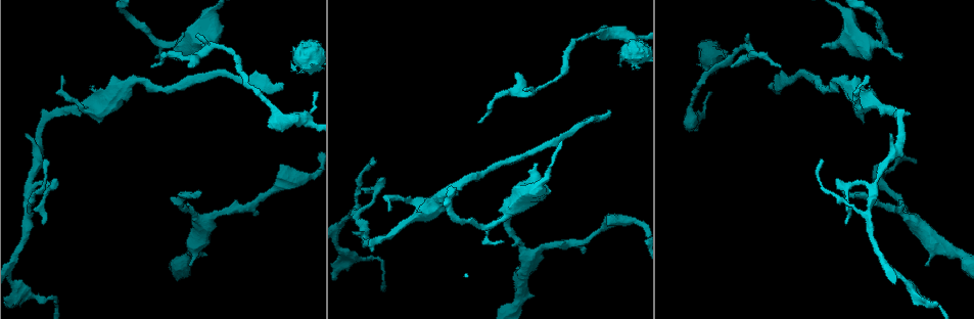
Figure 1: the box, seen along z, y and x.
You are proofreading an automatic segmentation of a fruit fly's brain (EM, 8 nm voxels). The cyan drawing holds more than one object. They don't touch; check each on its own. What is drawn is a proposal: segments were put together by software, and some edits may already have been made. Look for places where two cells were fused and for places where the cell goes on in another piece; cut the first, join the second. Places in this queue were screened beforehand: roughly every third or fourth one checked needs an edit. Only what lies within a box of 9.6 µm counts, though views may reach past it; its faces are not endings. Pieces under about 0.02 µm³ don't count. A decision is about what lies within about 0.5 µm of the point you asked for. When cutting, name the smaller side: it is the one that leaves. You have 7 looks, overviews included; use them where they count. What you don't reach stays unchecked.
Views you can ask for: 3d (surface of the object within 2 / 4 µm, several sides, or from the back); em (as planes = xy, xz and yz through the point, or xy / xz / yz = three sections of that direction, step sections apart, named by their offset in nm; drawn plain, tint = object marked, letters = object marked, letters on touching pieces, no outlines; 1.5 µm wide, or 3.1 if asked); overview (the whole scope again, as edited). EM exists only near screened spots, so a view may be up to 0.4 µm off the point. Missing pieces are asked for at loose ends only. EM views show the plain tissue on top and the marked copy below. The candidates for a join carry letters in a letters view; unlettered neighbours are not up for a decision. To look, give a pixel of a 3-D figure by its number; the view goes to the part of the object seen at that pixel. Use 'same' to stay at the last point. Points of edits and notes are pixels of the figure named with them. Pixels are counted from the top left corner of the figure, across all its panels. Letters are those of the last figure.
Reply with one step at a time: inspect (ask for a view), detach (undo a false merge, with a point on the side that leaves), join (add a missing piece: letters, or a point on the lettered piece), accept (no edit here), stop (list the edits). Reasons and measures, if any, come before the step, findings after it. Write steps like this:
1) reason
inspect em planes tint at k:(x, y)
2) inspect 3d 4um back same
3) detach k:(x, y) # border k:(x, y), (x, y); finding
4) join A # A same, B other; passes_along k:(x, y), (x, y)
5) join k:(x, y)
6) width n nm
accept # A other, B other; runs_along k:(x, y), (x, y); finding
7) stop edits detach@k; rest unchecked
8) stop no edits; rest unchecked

thin end
inspect em planes letters at 1:(747, 34)

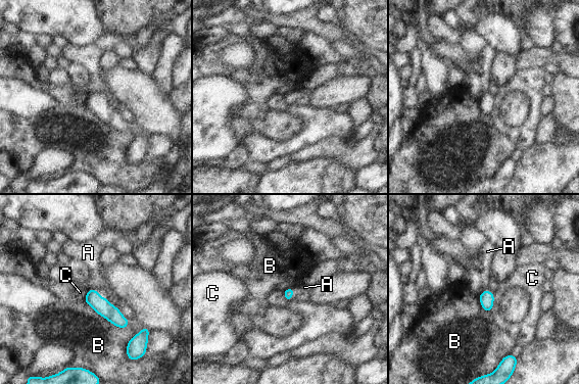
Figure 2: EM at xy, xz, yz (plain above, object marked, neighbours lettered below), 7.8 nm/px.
accept # A other, B other, C other; runs_along 2:(90, 292), (114, 317), (126, 324); none of them fits

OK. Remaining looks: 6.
free end
inspect 3d 4um at 1:(867, 75)

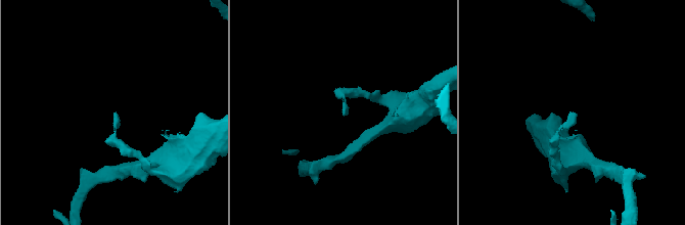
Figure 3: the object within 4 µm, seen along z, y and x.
inspect em planes letters at 3:(572, 112)

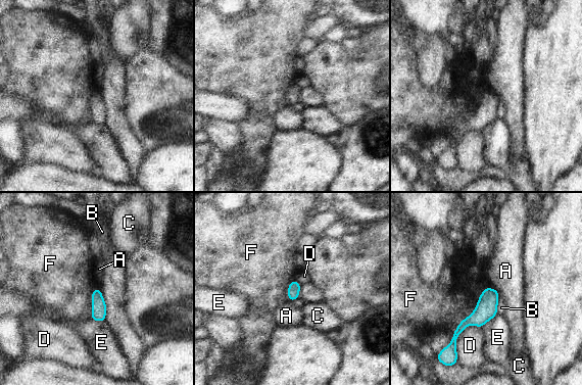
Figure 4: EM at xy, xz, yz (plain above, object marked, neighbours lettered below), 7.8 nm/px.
accept # A other, B other, C other, D other, E other, F other; runs_along 4:(494, 292), (455, 333), (453, 340); none of them fits

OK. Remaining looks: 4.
three arms meet
inspect 3d 4um at 1:(30, 185)

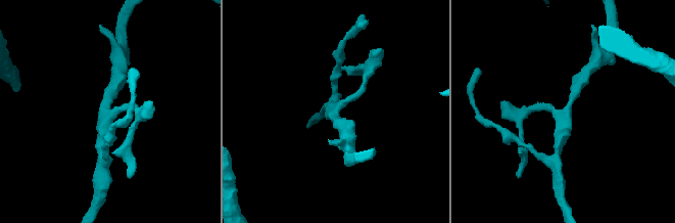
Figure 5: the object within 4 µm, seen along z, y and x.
arms 3
inspect em planes tint at 5:(333, 111)

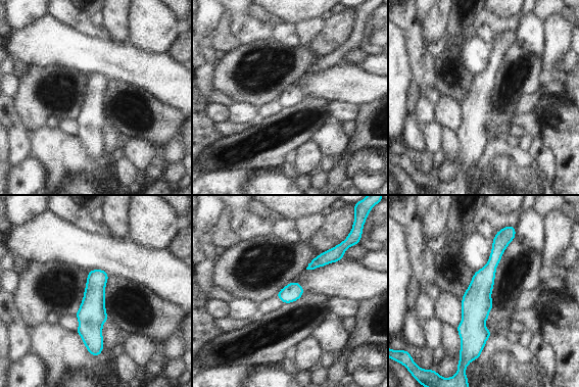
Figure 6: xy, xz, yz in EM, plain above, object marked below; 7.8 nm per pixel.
what lies round it
inspect em planes letters same

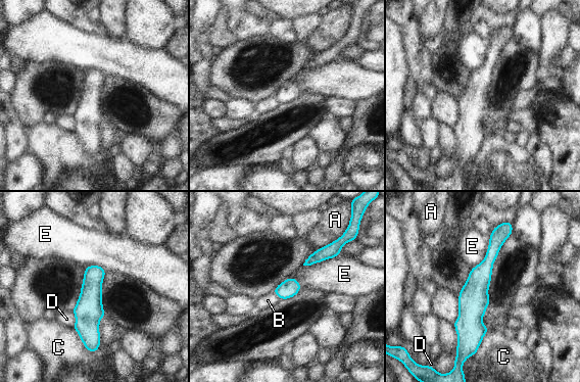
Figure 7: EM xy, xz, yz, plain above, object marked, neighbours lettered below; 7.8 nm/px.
accept # A other, B other, C other, D other, E other; continuous, no second cell

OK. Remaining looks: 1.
stop no edits; rest unchecked

